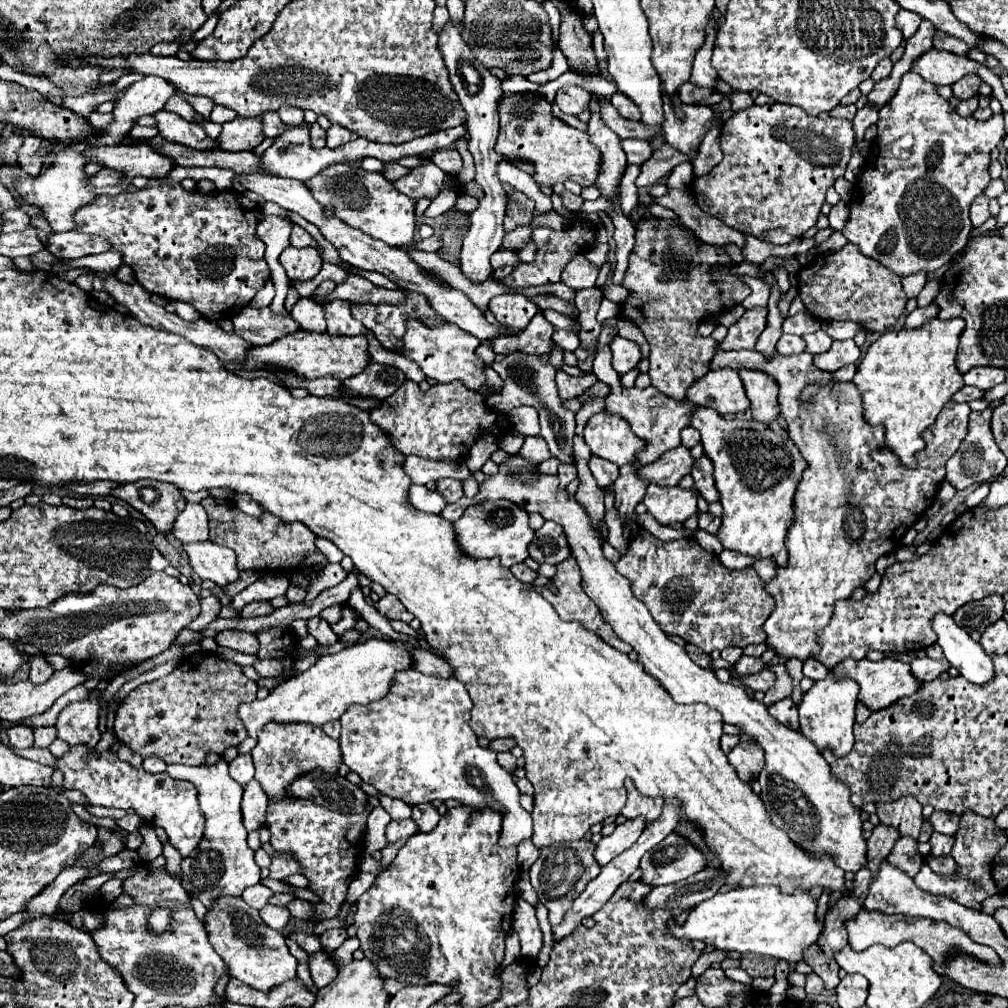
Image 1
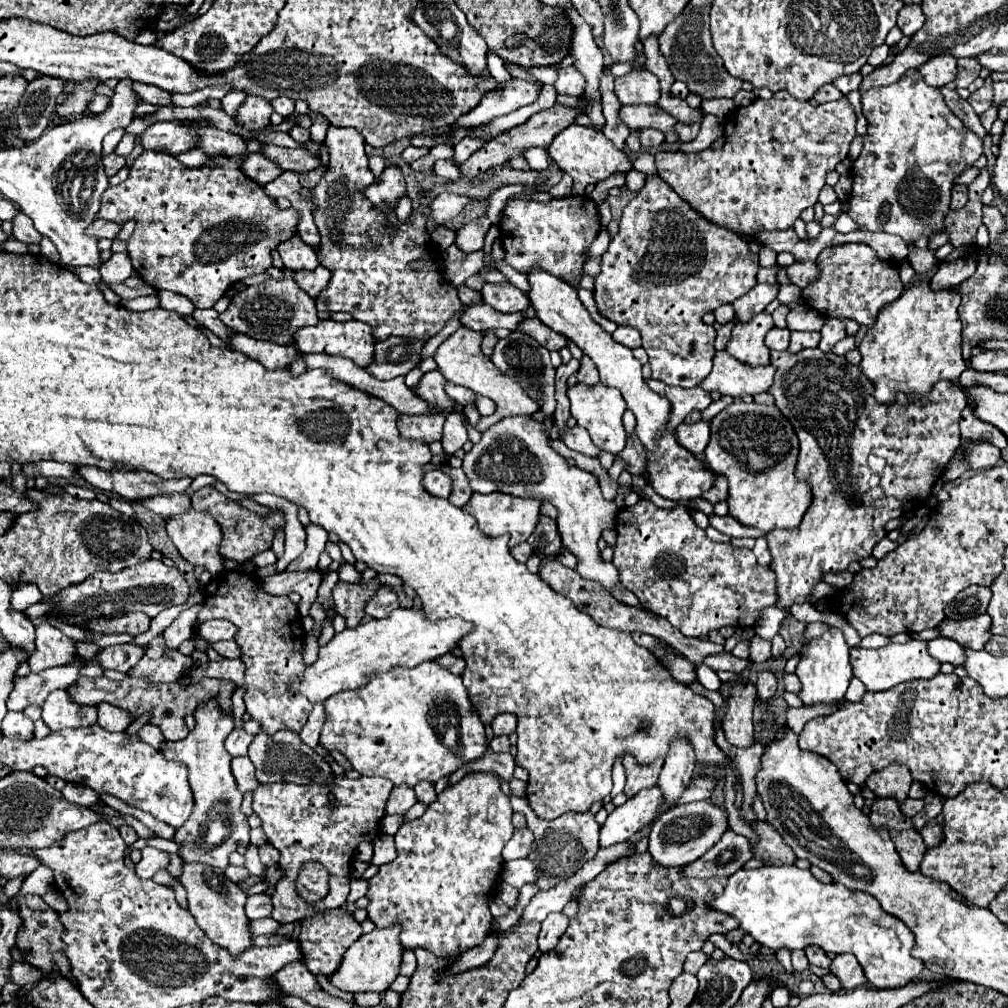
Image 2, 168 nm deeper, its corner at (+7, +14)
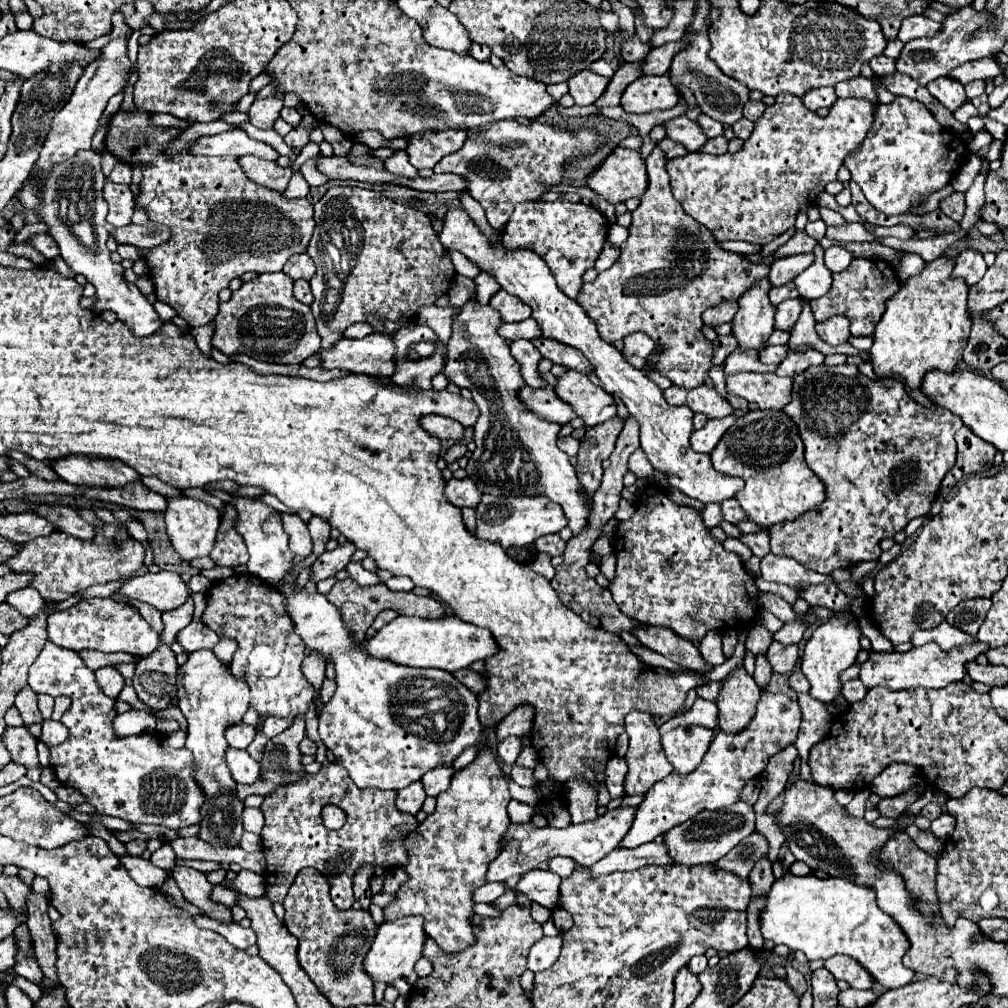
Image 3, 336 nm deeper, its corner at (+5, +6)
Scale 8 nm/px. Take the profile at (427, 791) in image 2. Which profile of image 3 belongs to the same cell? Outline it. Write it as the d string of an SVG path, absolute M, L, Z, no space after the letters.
M439 767L435 771L429 771L421 779L427 797L437 797L439 793L447 791L449 789L449 781L451 781L451 775L453 775L453 769L451 767Z

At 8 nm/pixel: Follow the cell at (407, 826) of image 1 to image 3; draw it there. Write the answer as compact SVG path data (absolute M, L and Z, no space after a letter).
M417 781L415 785L397 791L397 809L403 811L403 813L409 813L409 815L417 815L417 811L421 809L425 797L427 795L423 793L421 783Z

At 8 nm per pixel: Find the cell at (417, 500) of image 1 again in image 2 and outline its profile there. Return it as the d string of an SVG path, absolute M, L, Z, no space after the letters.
M441 469L427 471L425 477L423 477L423 485L435 497L449 497L451 495L451 489L453 489L451 477L447 473L443 473Z

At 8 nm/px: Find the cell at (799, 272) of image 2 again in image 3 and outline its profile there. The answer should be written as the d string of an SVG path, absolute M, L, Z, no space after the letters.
M817 243L815 249L813 249L813 255L815 255L815 261L803 271L799 273L793 283L799 291L799 295L807 301L811 299L817 299L817 297L823 297L829 289L831 289L831 271L827 269L825 261L823 261L823 253L825 249Z

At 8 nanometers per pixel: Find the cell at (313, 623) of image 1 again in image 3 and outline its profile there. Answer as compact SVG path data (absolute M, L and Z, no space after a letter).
M345 543L345 545L339 545L335 551L325 551L311 567L311 579L317 583L317 581L323 581L327 577L333 577L337 571L345 569L351 555L353 555L355 547L351 543Z

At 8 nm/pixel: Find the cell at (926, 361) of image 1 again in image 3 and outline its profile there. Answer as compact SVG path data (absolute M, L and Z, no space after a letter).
M939 257L927 263L919 275L909 277L901 285L899 293L891 297L891 301L887 301L887 309L875 327L873 347L869 351L873 371L879 379L903 377L907 389L921 389L925 373L933 369L953 373L957 369L957 363L961 361L961 353L969 339L971 321L967 317L967 285L963 279L951 279L951 269L953 269L953 261Z

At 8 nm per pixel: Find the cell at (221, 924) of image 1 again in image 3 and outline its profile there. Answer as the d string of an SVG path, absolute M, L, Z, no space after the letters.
M175 867L171 871L171 877L177 881L183 897L195 905L205 917L211 917L215 921L221 921L221 923L233 923L231 919L231 909L221 905L221 903L215 903L211 899L211 891L213 891L213 885L207 881L207 875L197 871L197 869L191 869L191 867Z

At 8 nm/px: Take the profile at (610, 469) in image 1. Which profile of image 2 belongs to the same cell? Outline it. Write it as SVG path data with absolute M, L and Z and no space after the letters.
M573 427L573 429L565 431L561 439L563 439L563 443L565 443L569 449L573 449L573 451L585 453L585 455L589 455L589 457L597 457L597 455L599 455L597 445L593 445L589 433L585 433L585 429L581 429L581 427Z

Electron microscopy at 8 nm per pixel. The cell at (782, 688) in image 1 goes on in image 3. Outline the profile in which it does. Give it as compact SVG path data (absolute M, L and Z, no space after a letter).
M799 619L793 621L793 623L785 623L783 629L779 629L779 631L773 635L773 639L779 641L781 645L795 645L795 643L799 643L799 641L803 639L805 627L807 627L807 625L801 623Z

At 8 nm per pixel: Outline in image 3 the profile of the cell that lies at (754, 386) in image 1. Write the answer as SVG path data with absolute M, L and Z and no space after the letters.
M769 281L755 285L739 299L739 311L733 317L733 337L741 349L763 349L775 329L775 307L769 305Z

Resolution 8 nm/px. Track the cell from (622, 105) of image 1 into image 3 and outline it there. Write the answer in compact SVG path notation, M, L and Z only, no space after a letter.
M667 75L639 77L621 95L621 107L629 113L651 113L671 109L679 103L679 91Z

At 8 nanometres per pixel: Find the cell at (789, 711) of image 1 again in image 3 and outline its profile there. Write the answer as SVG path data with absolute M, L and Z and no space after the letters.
M759 655L759 657L757 657L753 679L757 681L757 685L759 685L761 689L767 689L767 685L769 685L769 679L771 679L771 665L767 663L765 655Z

